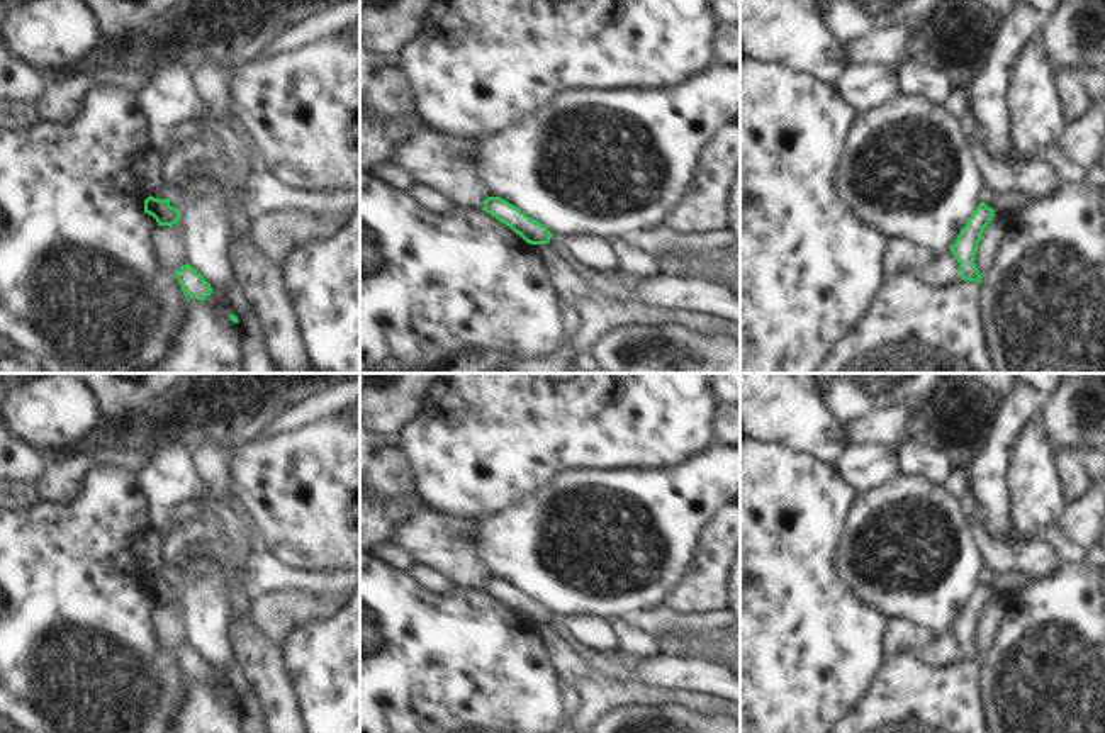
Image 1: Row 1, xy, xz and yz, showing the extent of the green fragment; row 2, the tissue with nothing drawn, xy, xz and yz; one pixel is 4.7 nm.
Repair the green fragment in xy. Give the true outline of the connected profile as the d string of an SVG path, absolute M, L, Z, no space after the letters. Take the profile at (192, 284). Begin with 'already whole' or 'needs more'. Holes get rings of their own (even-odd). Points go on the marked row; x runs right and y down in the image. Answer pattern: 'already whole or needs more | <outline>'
already whole | M188 263L180 266L175 277L182 287L182 292L187 297L205 300L212 292L210 283L205 282L204 277L197 270L194 270Z

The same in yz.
already whole | M981 202L968 219L966 226L961 229L956 243L949 248L959 263L961 280L969 280L974 283L981 282L981 275L974 265L974 256L981 241L981 234L991 222L993 215L995 209Z

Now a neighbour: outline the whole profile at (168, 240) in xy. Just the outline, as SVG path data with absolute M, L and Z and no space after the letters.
M182 222L173 226L158 226L154 229L153 243L165 271L177 273L188 263Z

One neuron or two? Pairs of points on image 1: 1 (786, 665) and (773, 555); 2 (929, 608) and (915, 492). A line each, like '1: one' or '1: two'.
1: one
2: one

